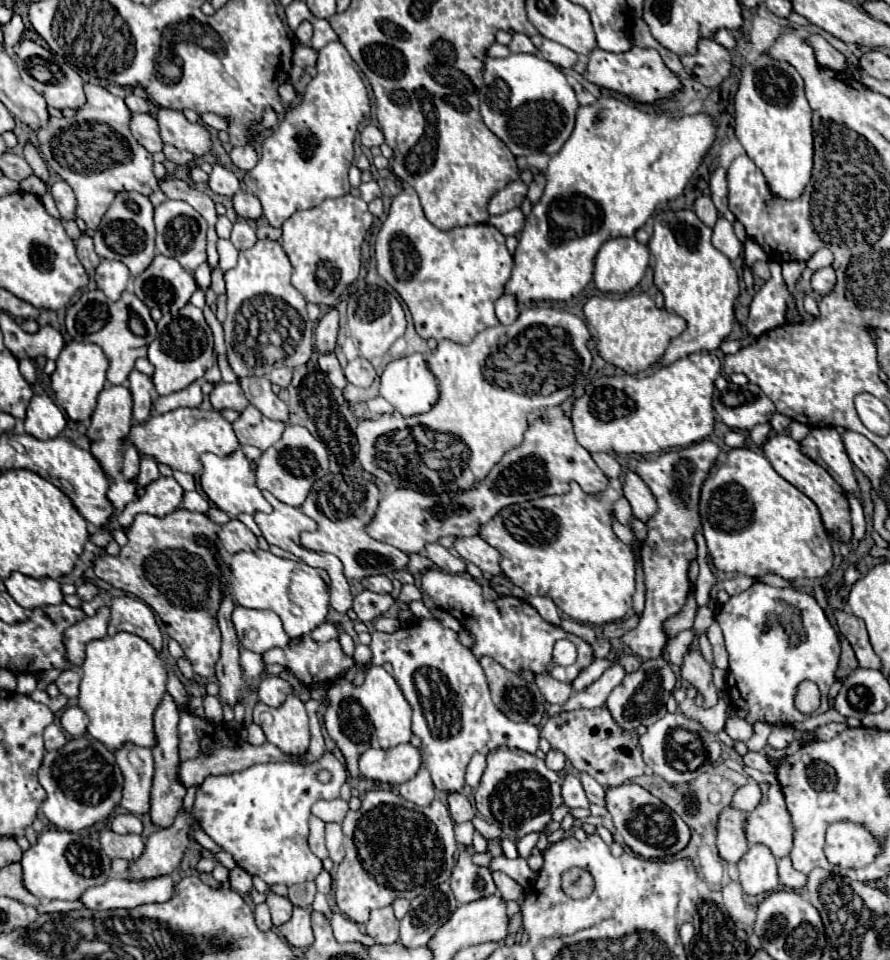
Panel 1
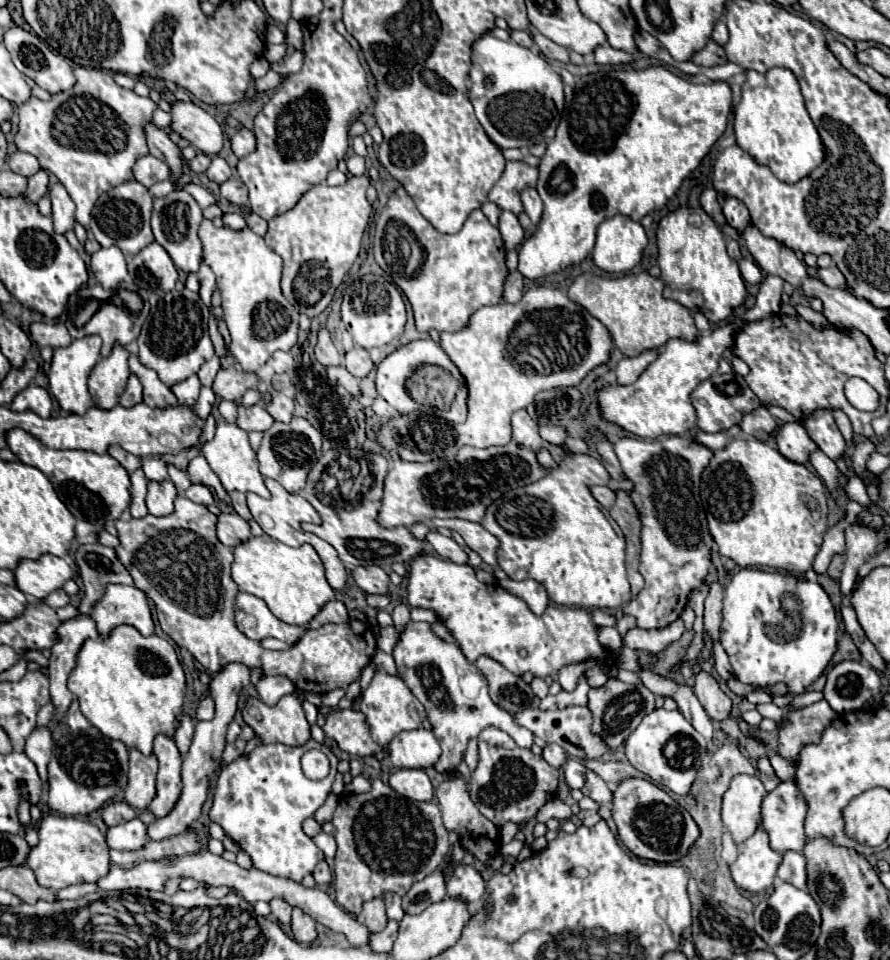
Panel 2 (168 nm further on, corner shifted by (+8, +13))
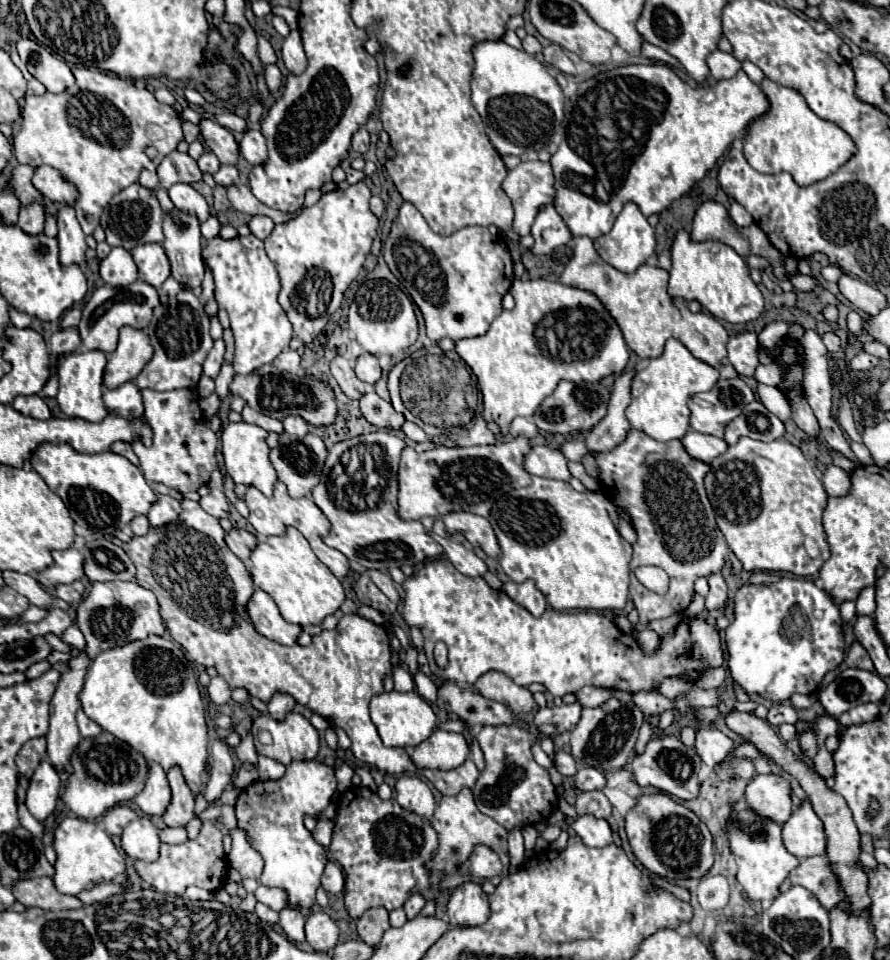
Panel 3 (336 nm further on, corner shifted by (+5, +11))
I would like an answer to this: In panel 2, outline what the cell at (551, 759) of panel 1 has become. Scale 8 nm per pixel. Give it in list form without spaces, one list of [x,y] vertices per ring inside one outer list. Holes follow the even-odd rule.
[[[548,744],[548,746],[544,748],[542,756],[544,756],[544,760],[546,760],[550,766],[554,766],[554,768],[562,768],[564,762],[568,760],[566,752],[564,752],[558,744]]]

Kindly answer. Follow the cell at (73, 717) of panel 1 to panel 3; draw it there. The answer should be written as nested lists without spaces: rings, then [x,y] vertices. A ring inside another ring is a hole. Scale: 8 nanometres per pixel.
[[[77,710],[77,724],[79,724],[79,730],[81,730],[83,738],[93,738],[101,732],[101,726],[97,726],[93,720],[89,720],[83,710]]]

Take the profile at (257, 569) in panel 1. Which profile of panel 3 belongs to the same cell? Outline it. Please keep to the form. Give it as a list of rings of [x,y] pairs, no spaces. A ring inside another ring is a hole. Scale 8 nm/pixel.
[[[293,528],[287,530],[287,536],[269,536],[265,542],[259,542],[247,566],[253,584],[275,600],[281,616],[291,624],[321,624],[323,618],[339,610],[345,600],[341,582],[313,554],[303,534]]]

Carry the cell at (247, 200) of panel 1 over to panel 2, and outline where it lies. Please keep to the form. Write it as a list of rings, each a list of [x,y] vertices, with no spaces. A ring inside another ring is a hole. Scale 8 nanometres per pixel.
[[[230,178],[224,184],[220,184],[220,192],[232,204],[238,204],[238,206],[248,204],[248,190],[242,184],[242,180],[238,180],[238,178]]]

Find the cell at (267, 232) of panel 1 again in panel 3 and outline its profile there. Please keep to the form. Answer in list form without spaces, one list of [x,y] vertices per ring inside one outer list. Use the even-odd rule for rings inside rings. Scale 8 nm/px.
[[[253,216],[251,222],[249,222],[249,230],[251,230],[251,234],[255,234],[255,236],[261,238],[261,240],[267,238],[267,236],[271,234],[273,226],[275,226],[275,222],[273,222],[269,216]]]

